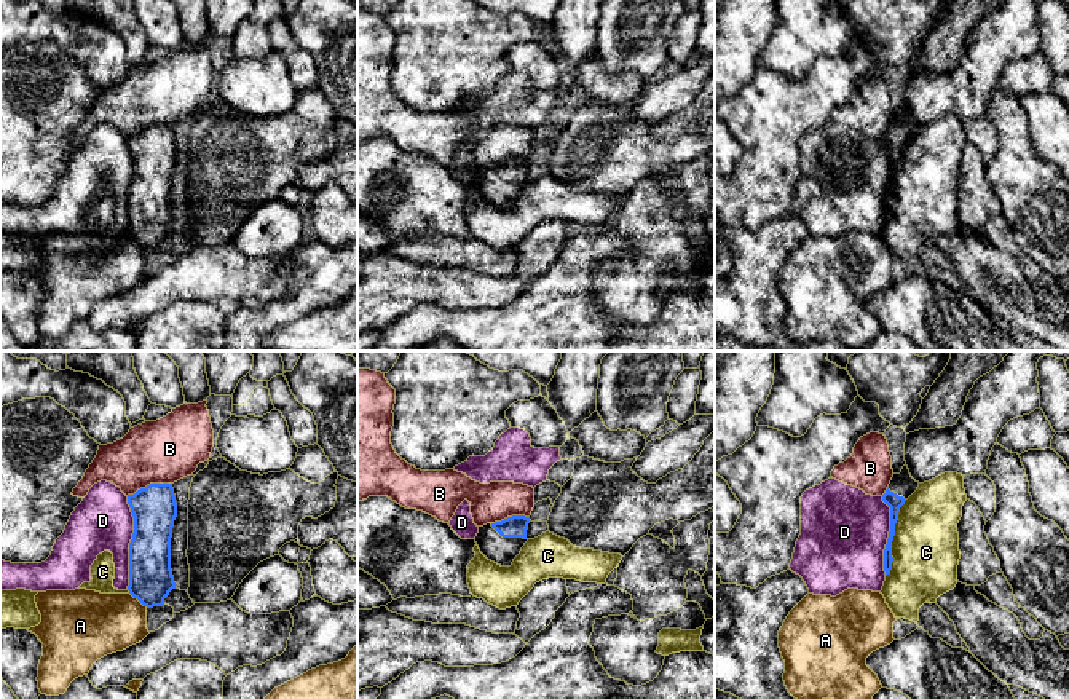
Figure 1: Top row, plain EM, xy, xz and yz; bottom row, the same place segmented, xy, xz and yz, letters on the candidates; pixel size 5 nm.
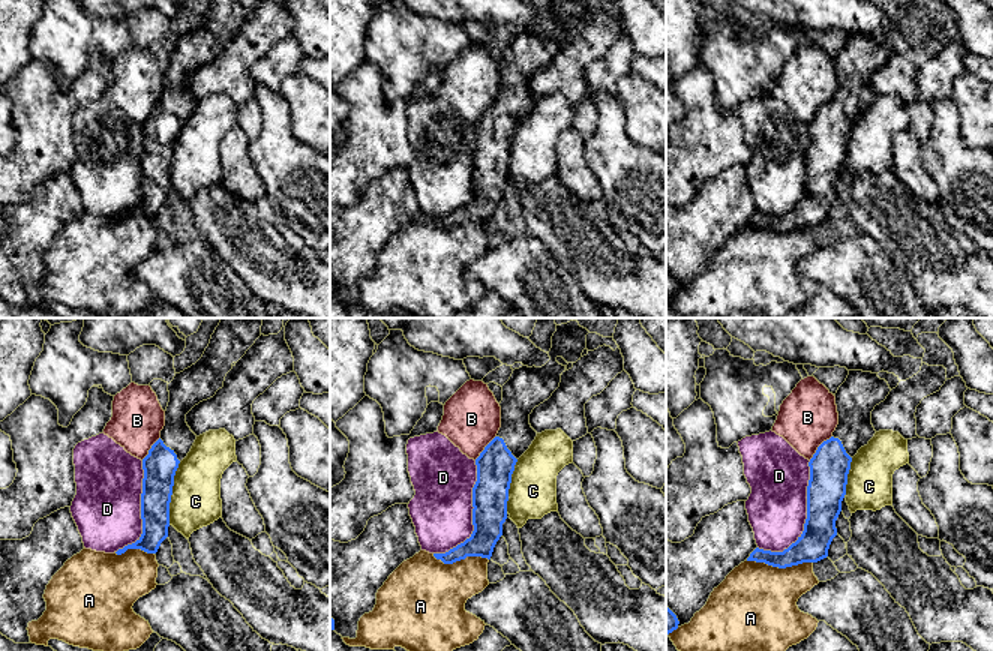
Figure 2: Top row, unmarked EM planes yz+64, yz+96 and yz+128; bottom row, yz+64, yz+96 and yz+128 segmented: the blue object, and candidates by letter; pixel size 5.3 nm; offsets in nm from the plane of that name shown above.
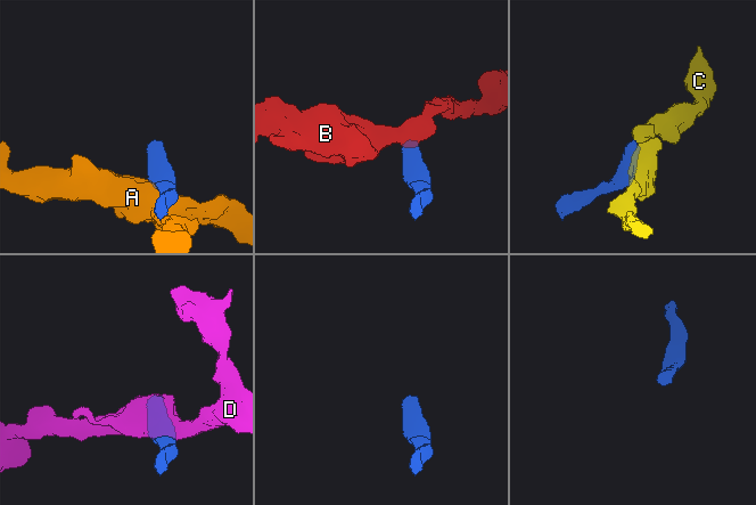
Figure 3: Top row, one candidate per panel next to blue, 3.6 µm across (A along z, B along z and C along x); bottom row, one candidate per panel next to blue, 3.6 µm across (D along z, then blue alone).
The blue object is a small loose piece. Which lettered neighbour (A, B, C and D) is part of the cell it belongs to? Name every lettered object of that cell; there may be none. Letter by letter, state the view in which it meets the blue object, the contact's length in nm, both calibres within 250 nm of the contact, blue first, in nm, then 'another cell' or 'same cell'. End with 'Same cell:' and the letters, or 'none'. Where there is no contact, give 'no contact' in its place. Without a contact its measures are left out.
A: meets blue in xy; contact 130 nm long; 220 nm thick on the blue side, 320 nm on the other; another cell
B: meets blue in xy; contact 240 nm long; 220 nm thick on the blue side, 320 nm on the other; another cell
C: meets blue in yz; contact 400 nm long; 80 nm thick on the blue side, 340 nm on the other; another cell
D: meets blue in xy; contact 480 nm long; 220 nm thick on the blue side, 300 nm on the other; another cell
Same cell: none

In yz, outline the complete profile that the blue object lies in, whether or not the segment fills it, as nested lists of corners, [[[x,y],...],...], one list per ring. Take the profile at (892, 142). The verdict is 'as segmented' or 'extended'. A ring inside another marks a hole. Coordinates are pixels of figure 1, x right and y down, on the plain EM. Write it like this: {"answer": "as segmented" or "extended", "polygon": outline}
{"answer": "extended", "polygon": [[[905,107],[900,116],[893,116],[886,136],[882,137],[882,144],[890,150],[890,174],[887,180],[887,187],[884,192],[884,214],[886,219],[892,212],[892,184],[895,179],[895,166],[898,163],[900,150],[905,147],[905,144],[917,132],[919,124],[916,124],[908,109]]]}

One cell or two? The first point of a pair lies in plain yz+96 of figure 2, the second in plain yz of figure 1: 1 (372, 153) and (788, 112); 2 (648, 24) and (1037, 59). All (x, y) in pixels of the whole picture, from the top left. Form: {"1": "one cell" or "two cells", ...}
{"1": "one cell", "2": "two cells"}

